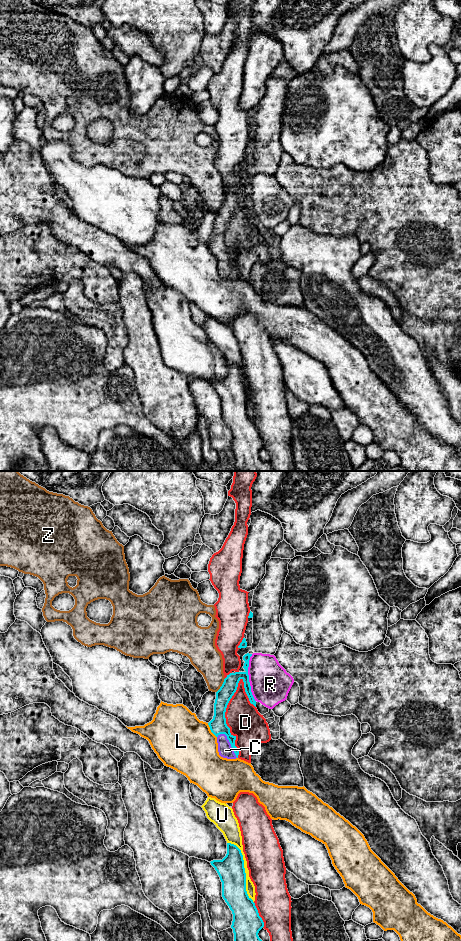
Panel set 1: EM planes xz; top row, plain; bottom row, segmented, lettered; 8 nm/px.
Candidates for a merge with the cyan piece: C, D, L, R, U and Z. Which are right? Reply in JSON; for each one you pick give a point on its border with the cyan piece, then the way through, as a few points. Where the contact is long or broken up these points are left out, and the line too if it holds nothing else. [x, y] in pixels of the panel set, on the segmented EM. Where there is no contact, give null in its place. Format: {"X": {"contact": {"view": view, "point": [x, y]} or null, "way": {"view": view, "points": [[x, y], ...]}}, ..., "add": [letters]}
{"C": {"contact": {"view": "xz", "point": [230, 743]}, "way": {"view": "xz", "points": [[217, 725], [230, 743], [225, 750]]}}, "add": ["C"]}

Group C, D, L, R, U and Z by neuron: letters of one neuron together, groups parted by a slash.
C / D / L / R / U / Z

